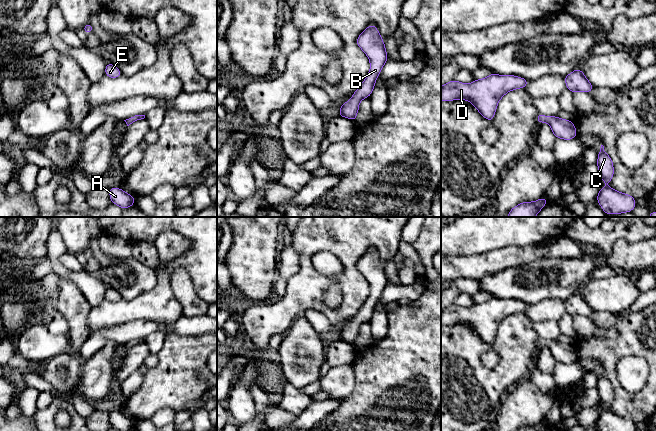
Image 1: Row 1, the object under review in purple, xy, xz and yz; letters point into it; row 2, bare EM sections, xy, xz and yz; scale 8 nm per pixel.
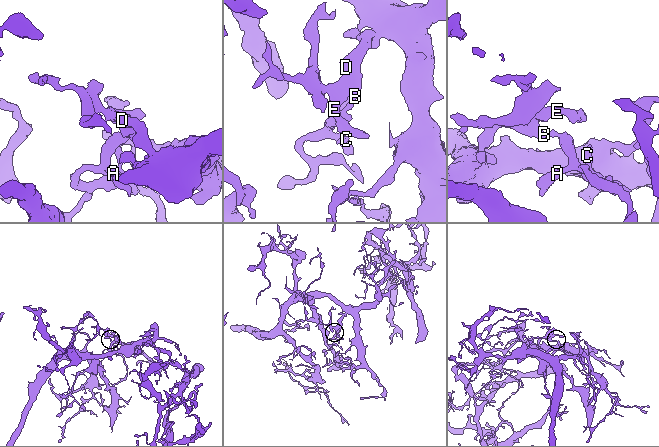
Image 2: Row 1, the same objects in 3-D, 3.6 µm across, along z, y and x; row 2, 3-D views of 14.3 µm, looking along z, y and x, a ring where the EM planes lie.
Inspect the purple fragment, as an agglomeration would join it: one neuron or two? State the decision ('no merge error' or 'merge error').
no merge error

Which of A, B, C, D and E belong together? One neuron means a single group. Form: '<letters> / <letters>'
A B C D E

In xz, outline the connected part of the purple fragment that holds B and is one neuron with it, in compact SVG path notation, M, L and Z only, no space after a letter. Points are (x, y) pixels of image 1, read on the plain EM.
M375 249L368 250L357 262L356 268L369 282L370 295L362 308L352 318L353 321L340 331L338 339L353 345L356 344L360 325L371 319L375 306L388 284L385 267Z

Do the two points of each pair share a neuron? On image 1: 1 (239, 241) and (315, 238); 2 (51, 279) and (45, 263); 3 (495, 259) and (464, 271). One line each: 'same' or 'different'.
1: different
2: different
3: same

